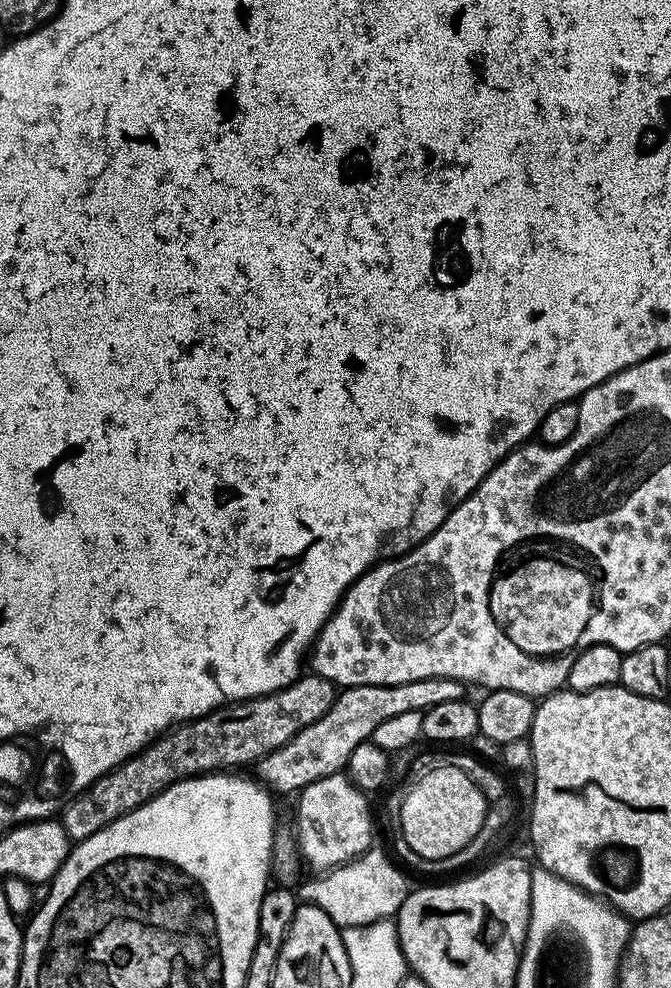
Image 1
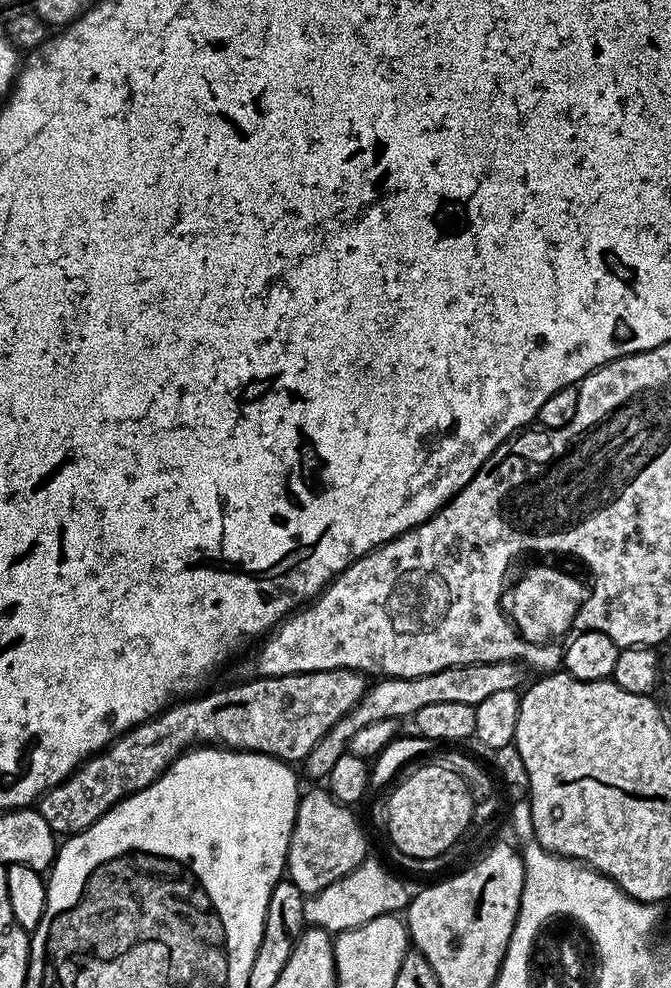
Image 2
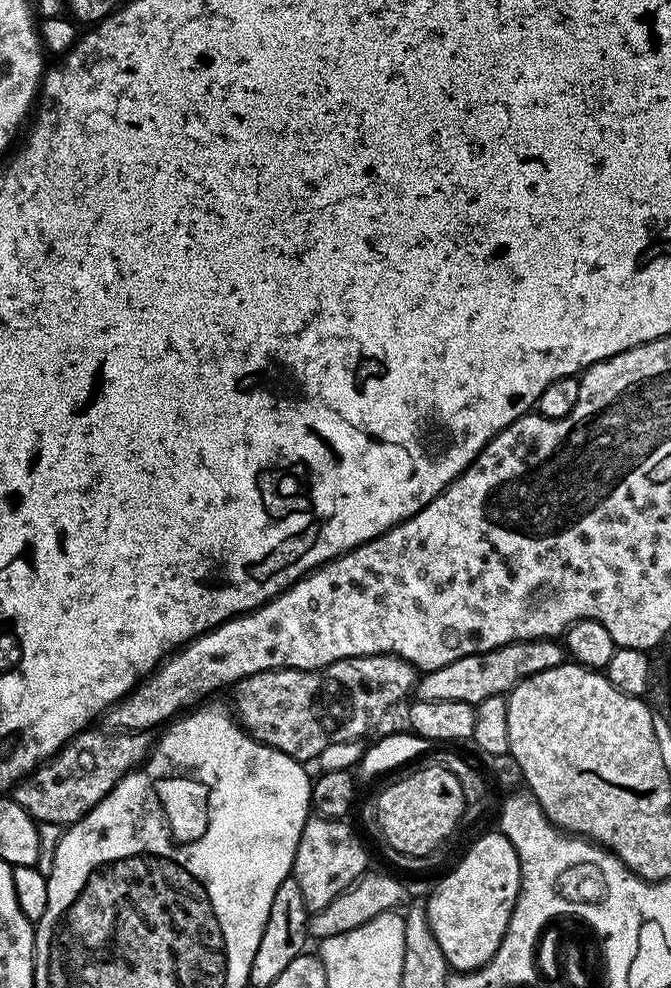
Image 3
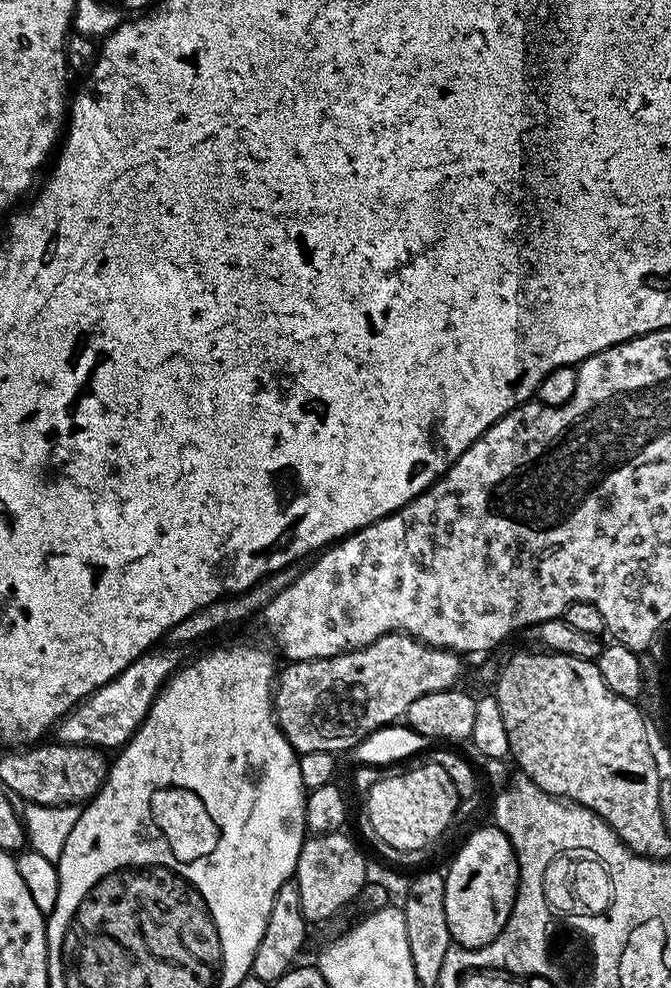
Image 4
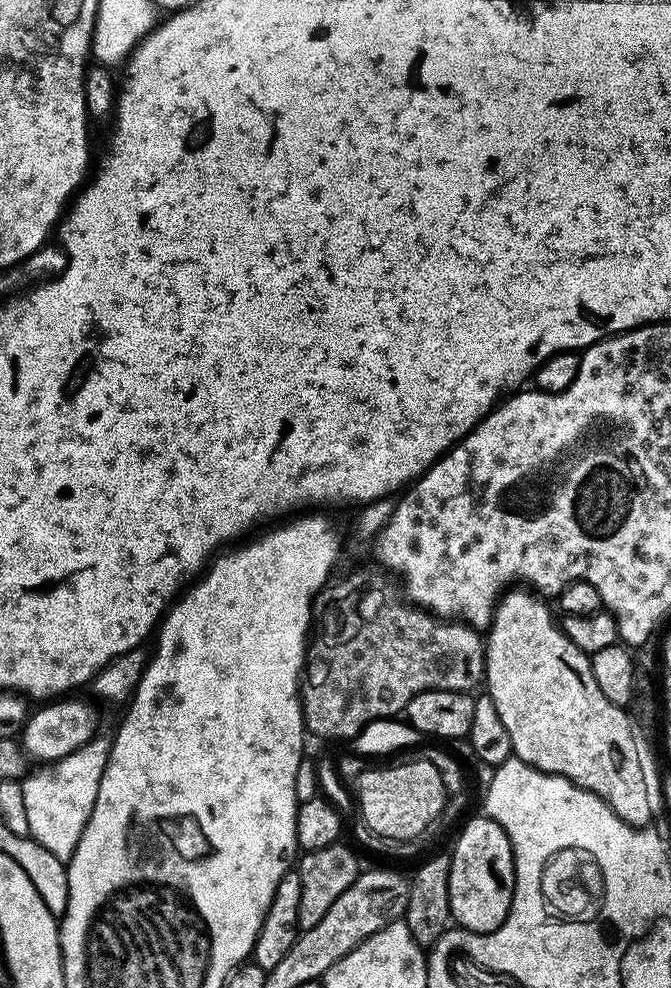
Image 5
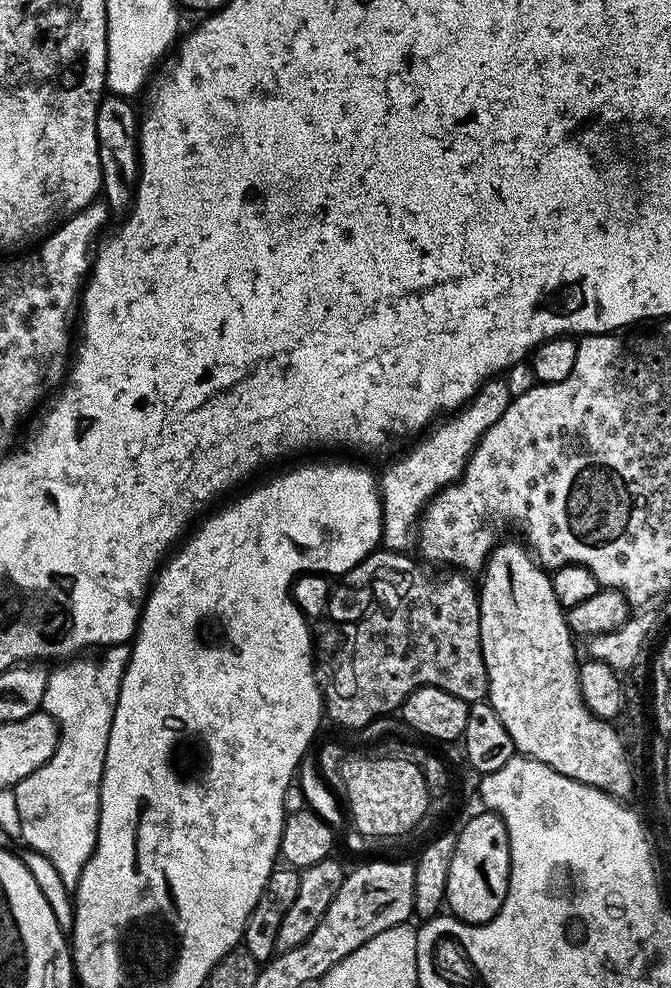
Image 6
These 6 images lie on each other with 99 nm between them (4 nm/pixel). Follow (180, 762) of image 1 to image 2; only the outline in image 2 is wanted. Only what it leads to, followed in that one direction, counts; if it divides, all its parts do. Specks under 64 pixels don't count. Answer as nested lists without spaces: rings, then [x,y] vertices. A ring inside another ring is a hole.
[[[349,668],[251,679],[245,684],[236,684],[233,688],[220,688],[217,692],[205,691],[181,699],[152,719],[135,724],[129,732],[123,732],[104,751],[88,757],[76,771],[40,797],[38,810],[42,818],[50,822],[50,830],[60,838],[77,836],[82,830],[94,826],[94,822],[98,822],[98,818],[102,818],[102,814],[111,810],[119,800],[149,788],[183,752],[197,746],[230,748],[233,752],[260,752],[264,756],[274,756],[285,762],[303,762],[310,750],[314,750],[316,743],[359,704],[366,691],[365,677],[361,673],[351,672]]]

